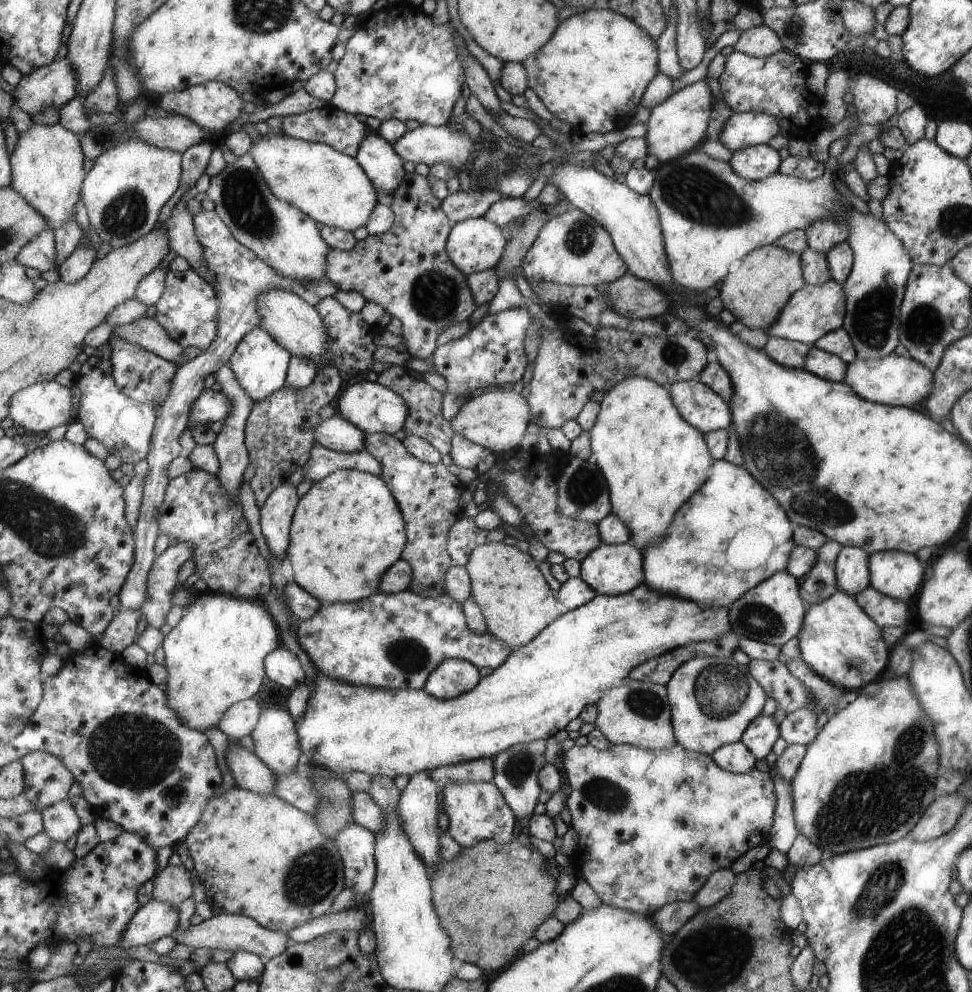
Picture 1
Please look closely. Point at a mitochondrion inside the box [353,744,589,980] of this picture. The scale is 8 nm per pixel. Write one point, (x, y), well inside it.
(518, 768)

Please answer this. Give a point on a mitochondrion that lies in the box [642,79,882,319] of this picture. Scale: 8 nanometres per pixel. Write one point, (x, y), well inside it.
(693, 191)

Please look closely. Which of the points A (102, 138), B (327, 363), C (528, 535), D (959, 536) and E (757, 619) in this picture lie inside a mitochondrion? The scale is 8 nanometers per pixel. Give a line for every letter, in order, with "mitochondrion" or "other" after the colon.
A: mitochondrion
B: other
C: other
D: other
E: mitochondrion

